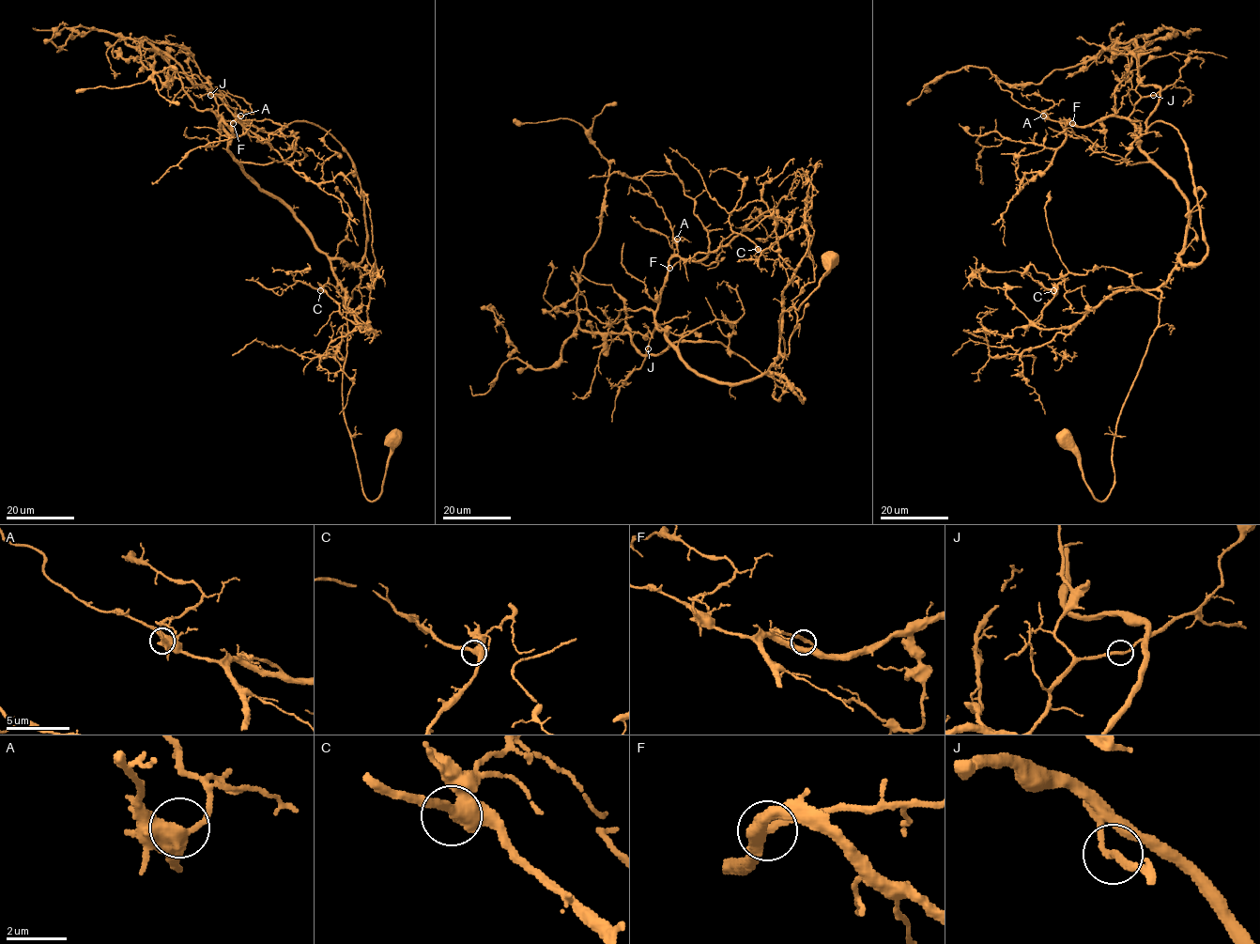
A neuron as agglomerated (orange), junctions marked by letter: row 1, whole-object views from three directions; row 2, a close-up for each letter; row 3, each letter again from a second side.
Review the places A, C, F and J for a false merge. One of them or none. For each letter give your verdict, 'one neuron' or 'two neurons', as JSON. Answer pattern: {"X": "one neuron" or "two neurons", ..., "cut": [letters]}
{"A": "one neuron", "C": "one neuron", "F": "one neuron", "J": "one neuron", "cut": []}

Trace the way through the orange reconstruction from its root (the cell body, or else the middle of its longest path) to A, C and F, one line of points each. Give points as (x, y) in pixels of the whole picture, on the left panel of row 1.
A: (392, 439), (370, 501), (343, 412), (349, 296), (309, 230), (228, 149), (218, 117), (230, 126), (240, 116)
C: (392, 439), (382, 491), (370, 501), (343, 412), (349, 296), (343, 289), (351, 314), (333, 286), (320, 290)
F: (392, 439), (382, 491), (370, 501), (343, 412), (349, 296), (309, 230), (230, 152), (218, 117), (233, 123)

